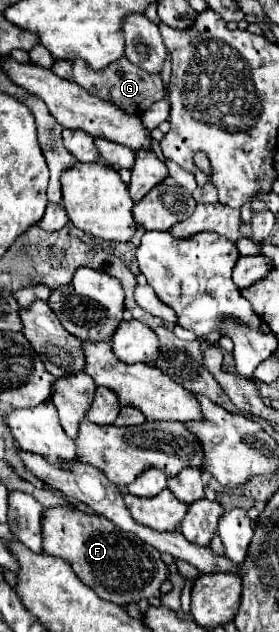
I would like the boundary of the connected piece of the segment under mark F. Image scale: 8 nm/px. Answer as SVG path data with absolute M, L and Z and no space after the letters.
M70 507L46 509L42 517L42 547L50 555L66 559L84 585L92 587L100 599L116 605L160 597L160 585L168 577L168 567L160 559L158 549L96 513Z

